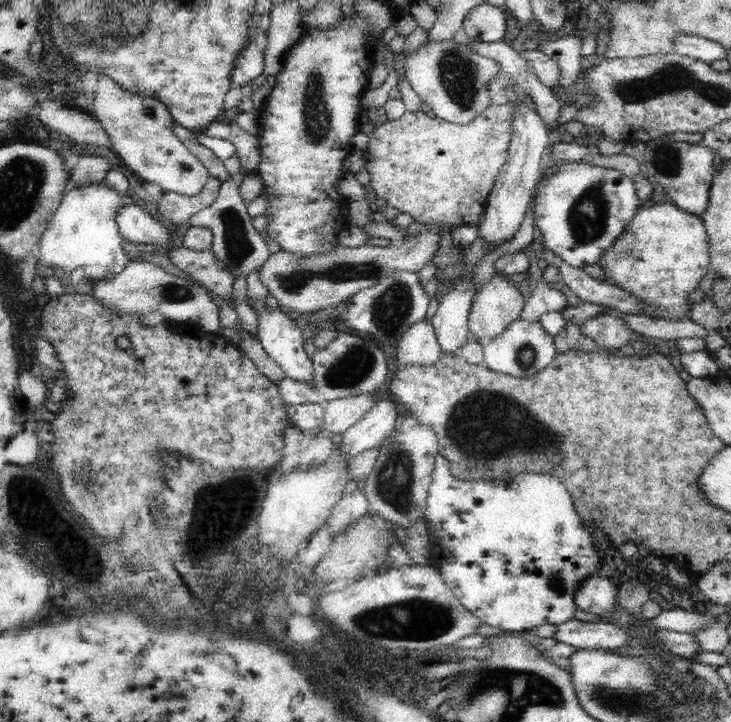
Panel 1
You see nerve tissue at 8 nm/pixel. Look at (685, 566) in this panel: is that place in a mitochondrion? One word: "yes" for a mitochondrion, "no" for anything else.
no

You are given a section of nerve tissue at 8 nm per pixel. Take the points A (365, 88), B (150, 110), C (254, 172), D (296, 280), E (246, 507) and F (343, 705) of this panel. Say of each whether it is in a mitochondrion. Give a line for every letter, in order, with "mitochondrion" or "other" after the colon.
A: other
B: mitochondrion
C: other
D: mitochondrion
E: other
F: other

